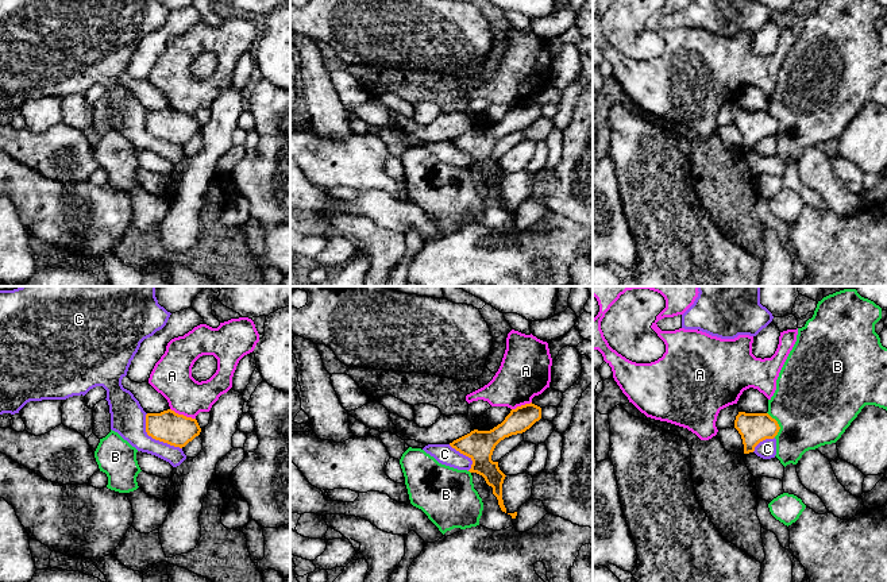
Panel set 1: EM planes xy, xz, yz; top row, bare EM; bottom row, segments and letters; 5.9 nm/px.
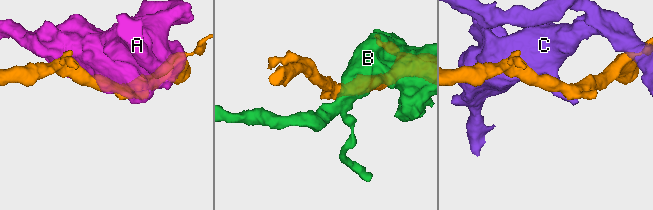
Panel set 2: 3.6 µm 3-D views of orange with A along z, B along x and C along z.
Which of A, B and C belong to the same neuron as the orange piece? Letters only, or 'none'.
none

